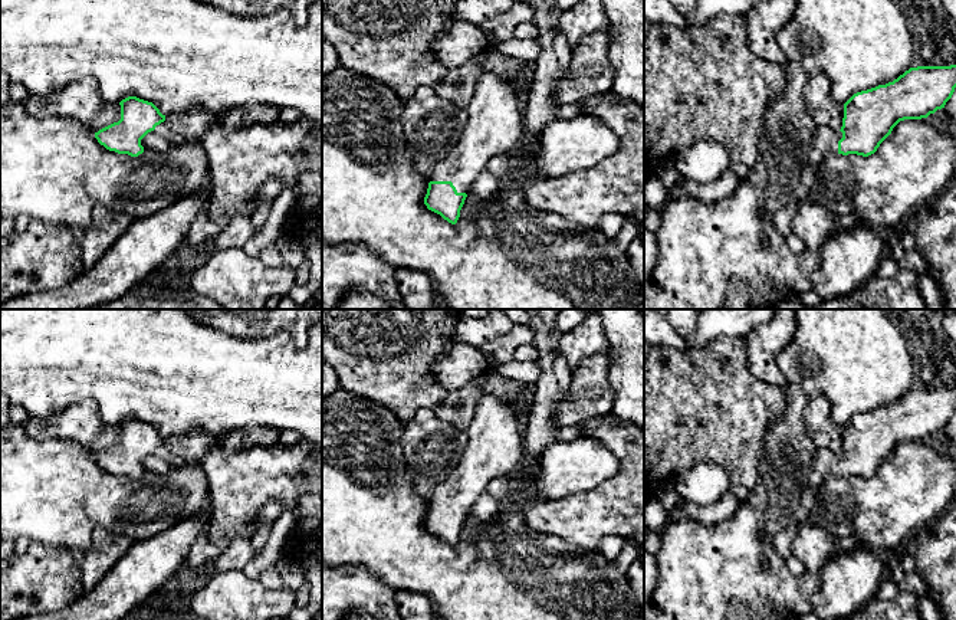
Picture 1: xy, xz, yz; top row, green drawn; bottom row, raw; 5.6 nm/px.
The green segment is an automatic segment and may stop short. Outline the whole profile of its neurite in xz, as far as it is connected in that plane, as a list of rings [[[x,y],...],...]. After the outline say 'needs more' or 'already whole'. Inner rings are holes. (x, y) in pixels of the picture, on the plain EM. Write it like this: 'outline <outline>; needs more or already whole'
outline [[[483,394],[464,430],[467,442],[457,466],[428,496],[424,526],[456,547],[474,502],[490,480],[513,473],[525,462],[523,436],[518,427],[520,407]]]; needs more

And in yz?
outline [[[956,387],[910,390],[893,404],[854,416],[844,426],[840,453],[818,449],[808,482],[819,491],[832,476],[868,479],[904,442],[921,442],[944,430],[956,410]]]; needs more

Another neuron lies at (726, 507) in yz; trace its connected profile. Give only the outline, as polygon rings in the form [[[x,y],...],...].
[[[730,492],[723,493],[714,503],[699,505],[696,502],[683,502],[683,509],[689,519],[703,525],[717,525],[730,519],[739,509],[740,501]]]

